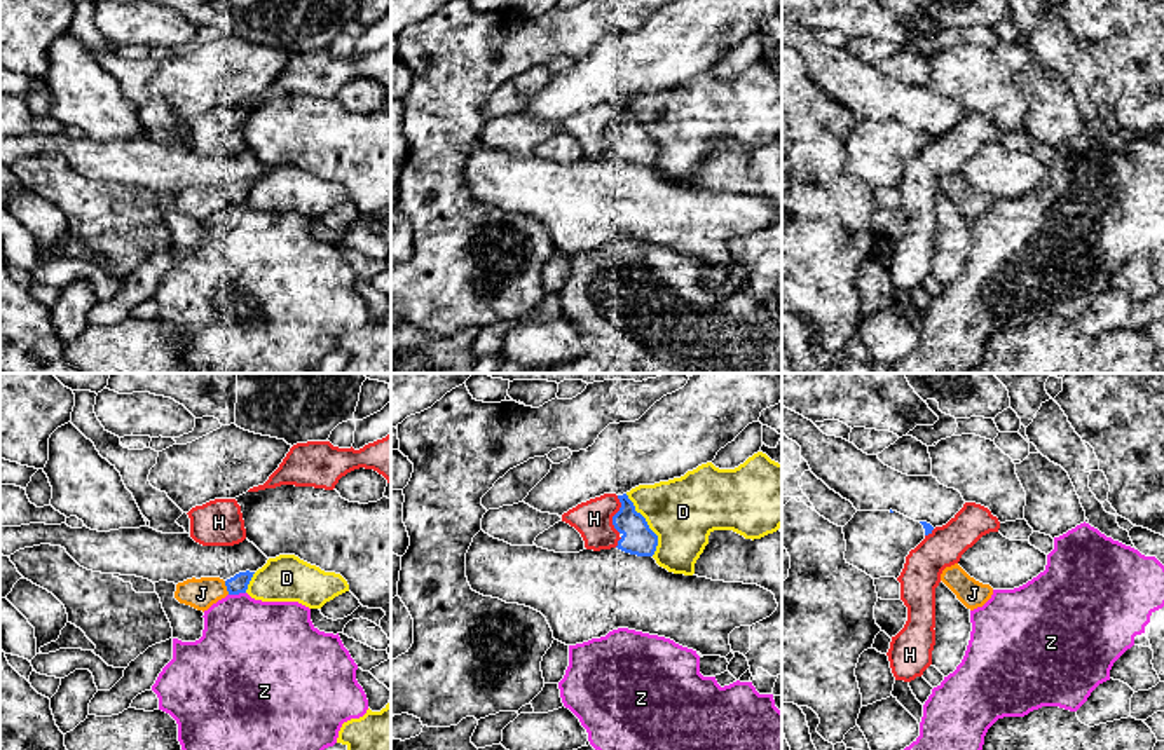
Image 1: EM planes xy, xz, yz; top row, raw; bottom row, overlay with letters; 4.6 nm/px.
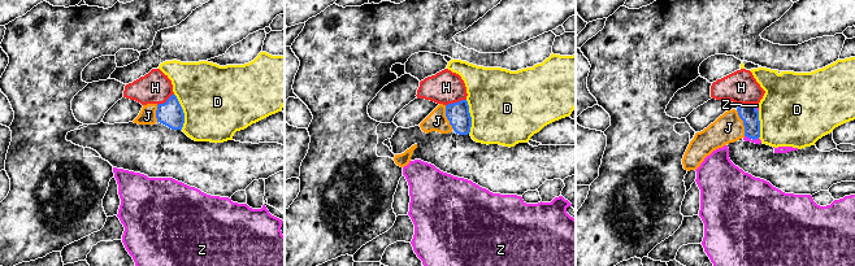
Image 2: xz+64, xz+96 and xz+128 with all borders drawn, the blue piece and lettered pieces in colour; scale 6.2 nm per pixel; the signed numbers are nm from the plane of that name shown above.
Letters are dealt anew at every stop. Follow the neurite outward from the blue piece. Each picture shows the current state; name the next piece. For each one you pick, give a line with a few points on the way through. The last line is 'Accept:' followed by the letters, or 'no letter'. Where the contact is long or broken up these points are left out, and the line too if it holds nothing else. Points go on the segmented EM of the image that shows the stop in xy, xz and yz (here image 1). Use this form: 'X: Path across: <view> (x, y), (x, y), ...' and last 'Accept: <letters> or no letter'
Accept: J

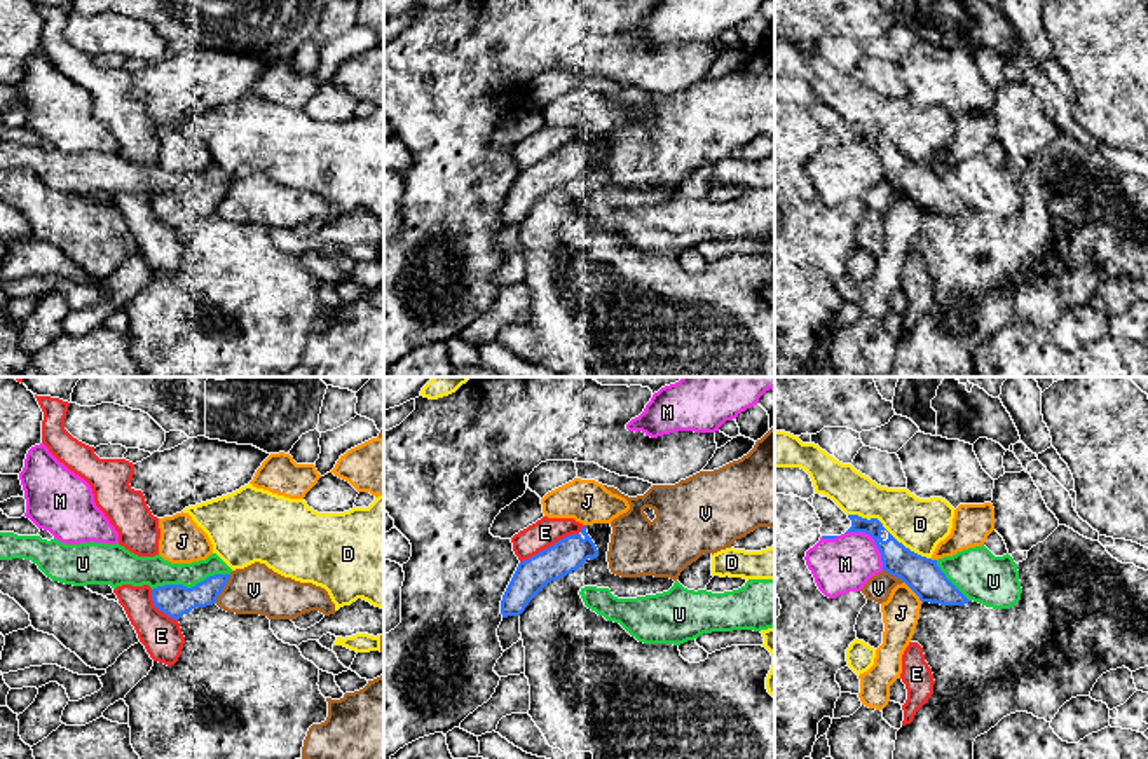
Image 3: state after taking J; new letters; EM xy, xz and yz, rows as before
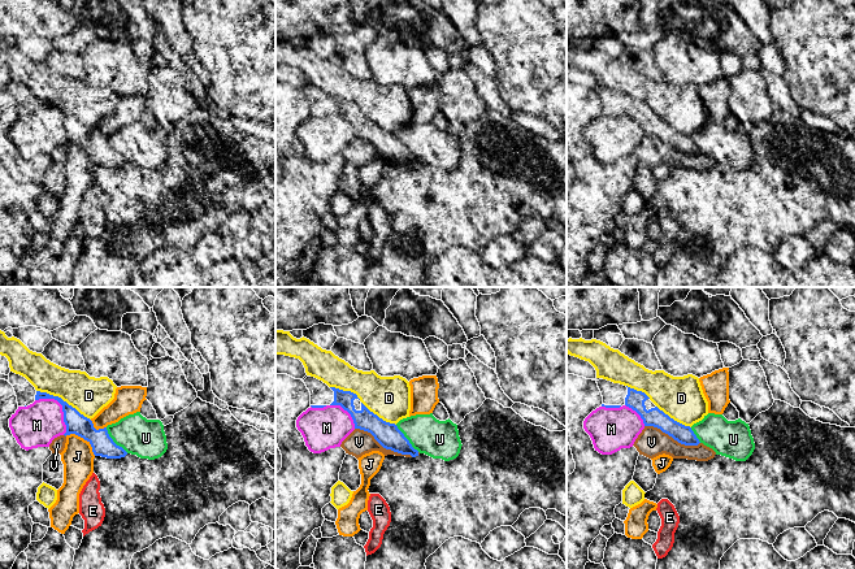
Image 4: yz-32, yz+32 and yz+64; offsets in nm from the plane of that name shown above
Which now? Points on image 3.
Accept: no letter

